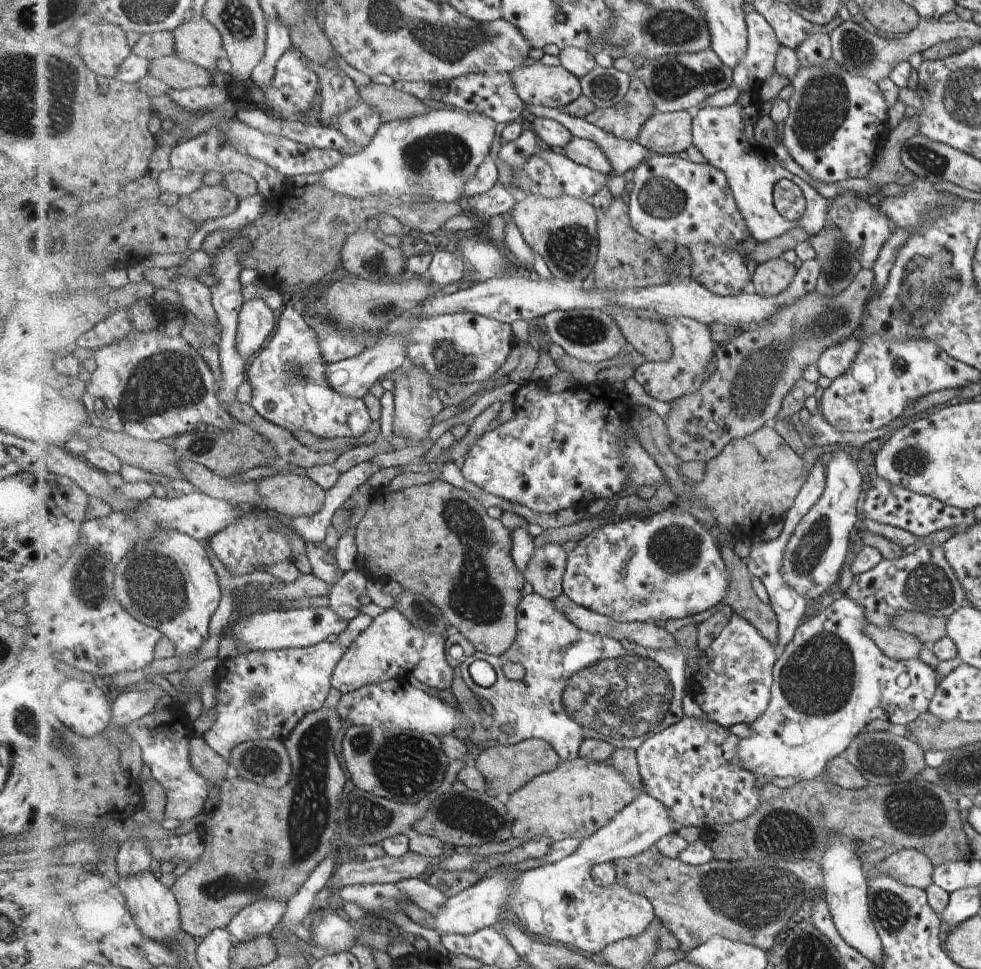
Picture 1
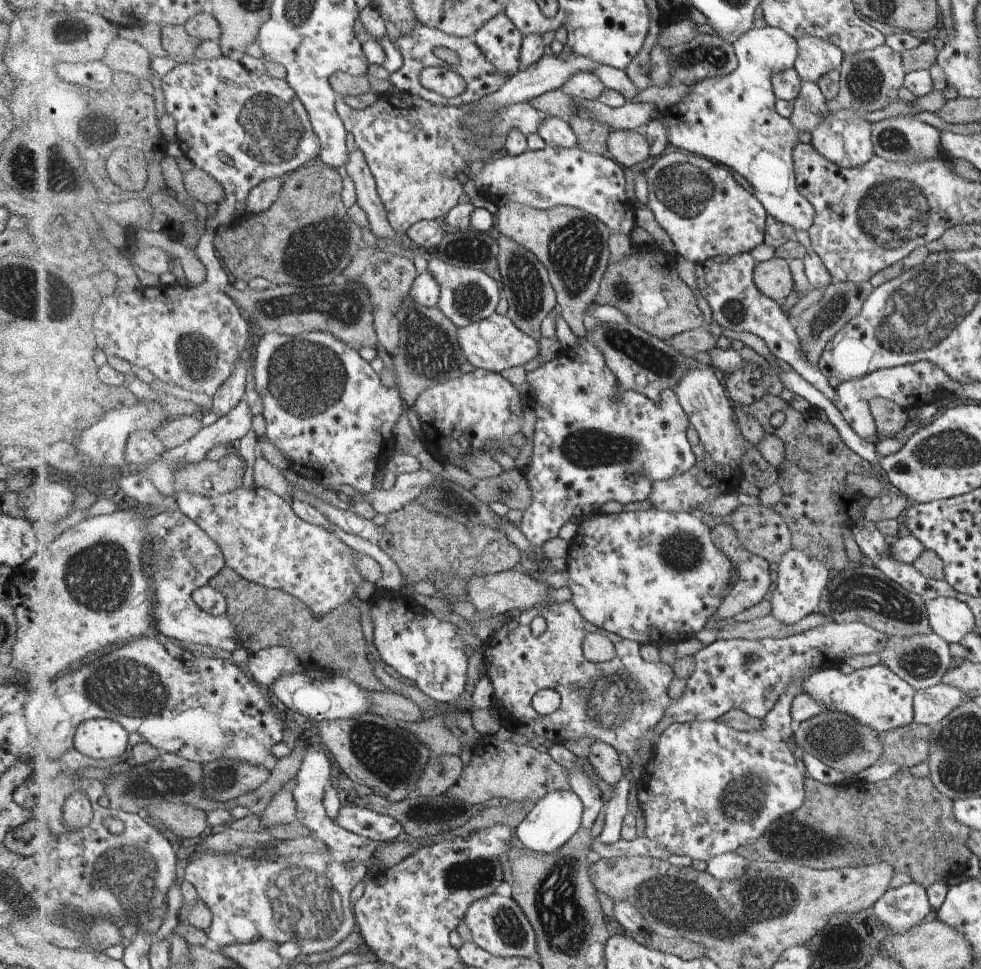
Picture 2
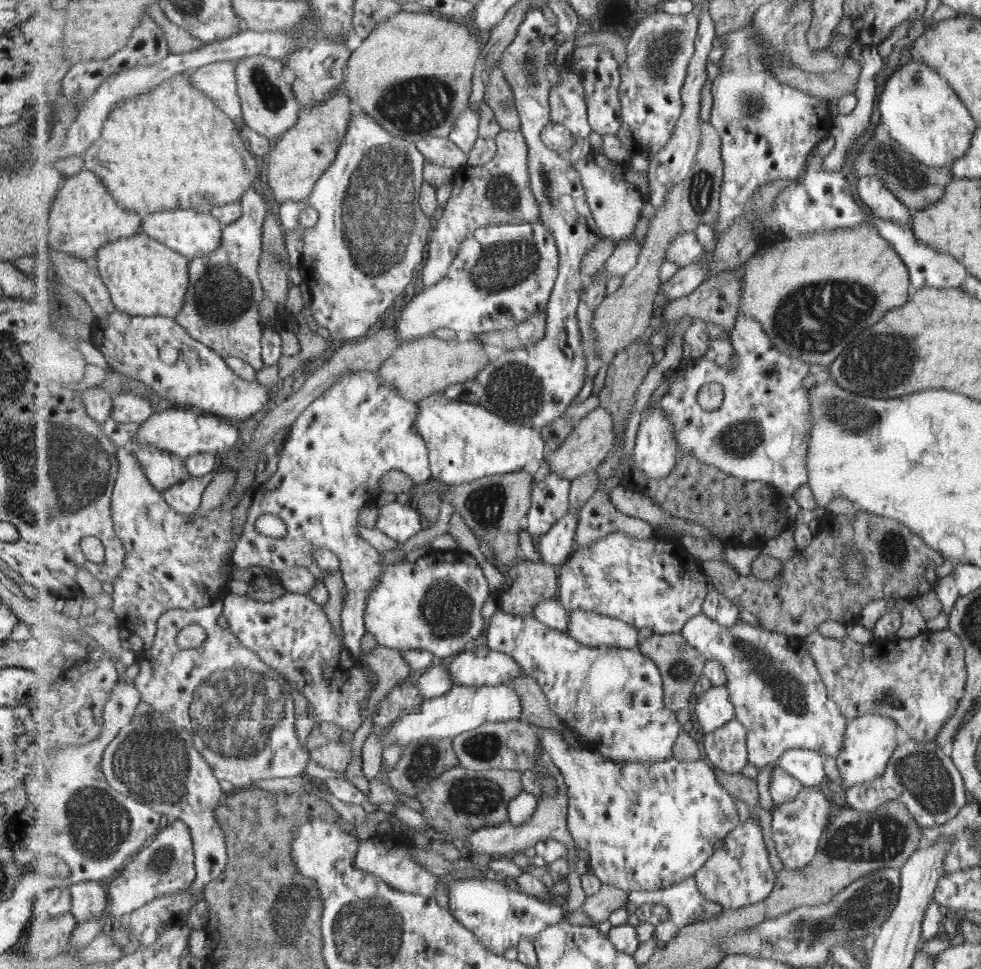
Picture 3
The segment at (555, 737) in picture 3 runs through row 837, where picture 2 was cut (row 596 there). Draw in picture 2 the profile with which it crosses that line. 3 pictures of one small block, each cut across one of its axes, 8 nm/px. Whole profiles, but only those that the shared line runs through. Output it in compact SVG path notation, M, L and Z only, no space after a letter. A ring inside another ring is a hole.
M657 509L646 511L623 512L619 514L597 514L581 522L578 526L577 536L570 543L569 556L567 558L567 569L570 572L569 588L573 592L572 601L575 602L577 610L591 623L599 628L614 632L626 639L631 639L641 644L644 643L677 643L696 637L697 632L708 627L709 620L721 608L725 596L731 592L732 579L734 576L733 562L729 555L717 546L711 538L711 528L705 524L698 515L691 512L669 512Z

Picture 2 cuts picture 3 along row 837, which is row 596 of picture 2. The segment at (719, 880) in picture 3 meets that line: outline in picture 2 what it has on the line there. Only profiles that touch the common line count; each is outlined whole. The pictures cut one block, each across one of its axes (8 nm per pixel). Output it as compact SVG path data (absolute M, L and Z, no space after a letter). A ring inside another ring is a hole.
M728 522L712 527L711 538L713 538L713 542L717 543L717 546L721 547L721 550L725 551L725 554L729 555L729 560L735 566L731 592L725 596L725 600L717 613L719 614L719 618L736 617L740 612L752 608L752 606L761 602L765 598L765 594L773 589L775 586L775 573L771 571L768 560L757 554L753 554L753 552L749 552L741 544L737 532L735 532Z

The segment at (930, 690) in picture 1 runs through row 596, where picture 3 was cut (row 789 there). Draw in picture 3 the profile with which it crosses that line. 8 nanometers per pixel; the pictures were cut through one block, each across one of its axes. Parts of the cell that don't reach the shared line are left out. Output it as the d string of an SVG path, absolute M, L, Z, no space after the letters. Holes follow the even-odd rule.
M867 714L849 721L848 731L844 736L844 747L836 758L841 776L843 776L843 790L853 785L875 781L884 774L888 760L896 748L896 733L899 731L895 722L879 714Z

